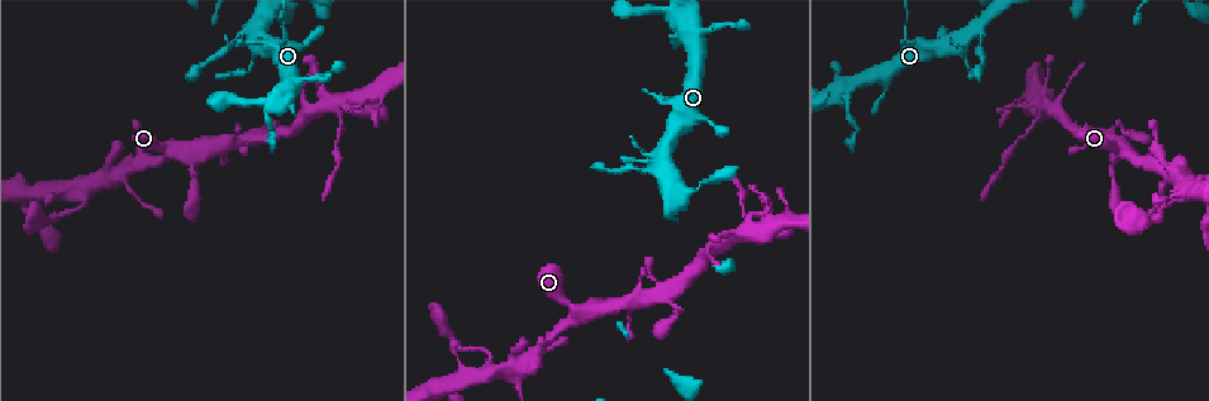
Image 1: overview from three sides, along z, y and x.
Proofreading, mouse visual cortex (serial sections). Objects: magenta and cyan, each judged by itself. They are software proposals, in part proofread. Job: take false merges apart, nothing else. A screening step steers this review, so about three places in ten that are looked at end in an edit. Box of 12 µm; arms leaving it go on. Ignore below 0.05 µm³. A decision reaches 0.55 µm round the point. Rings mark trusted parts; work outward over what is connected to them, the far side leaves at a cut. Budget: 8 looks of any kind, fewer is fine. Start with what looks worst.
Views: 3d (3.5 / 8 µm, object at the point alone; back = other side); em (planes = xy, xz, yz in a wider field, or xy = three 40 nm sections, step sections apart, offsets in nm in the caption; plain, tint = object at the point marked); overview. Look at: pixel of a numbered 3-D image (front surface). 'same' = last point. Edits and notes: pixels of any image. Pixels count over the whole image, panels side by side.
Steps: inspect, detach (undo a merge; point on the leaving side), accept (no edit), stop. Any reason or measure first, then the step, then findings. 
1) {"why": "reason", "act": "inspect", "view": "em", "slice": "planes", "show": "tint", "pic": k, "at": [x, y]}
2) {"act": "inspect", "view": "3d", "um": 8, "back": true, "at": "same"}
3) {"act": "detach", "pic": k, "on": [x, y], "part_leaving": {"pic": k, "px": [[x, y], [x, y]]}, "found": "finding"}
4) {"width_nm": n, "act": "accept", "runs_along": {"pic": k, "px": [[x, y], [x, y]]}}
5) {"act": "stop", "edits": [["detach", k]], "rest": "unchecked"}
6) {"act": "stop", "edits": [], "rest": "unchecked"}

{"why": "three-way junction", "act": "inspect", "view": "3d", "um": 3.5, "pic": 1, "at": [1120, 147]}

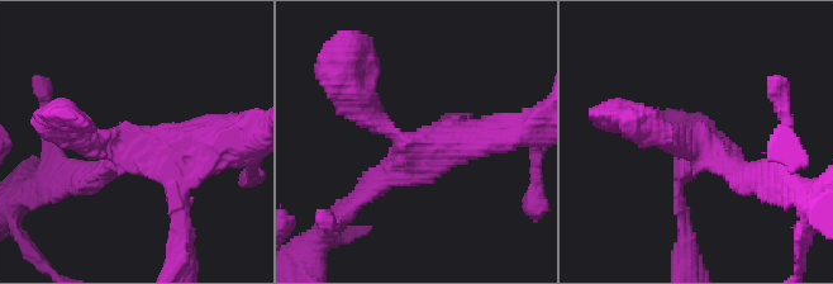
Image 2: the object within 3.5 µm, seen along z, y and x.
{"arms": 3, "arm_widths_nm": [250, 350, 450], "act": "inspect", "view": "em", "slice": "xy", "step": 3, "show": "tint", "pic": 2, "at": [110, 142]}

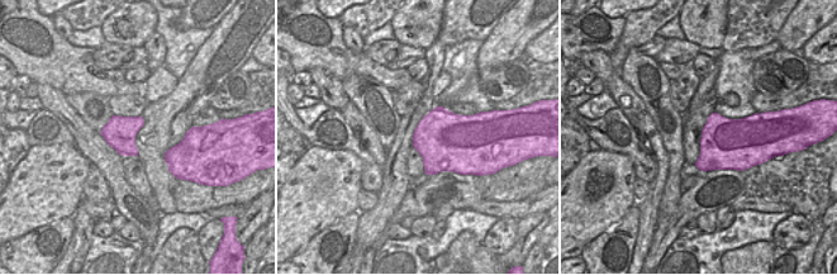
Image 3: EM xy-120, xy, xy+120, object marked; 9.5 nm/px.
{"act": "accept", "runs_along": {"pic": 2, "px": [[341, 77], [403, 146], [474, 140]]}, "found": "continuous, no second cell"}

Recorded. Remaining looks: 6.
{"why": "three arms meet", "act": "inspect", "view": "3d", "um": 3.5, "pic": 1, "at": [667, 165]}

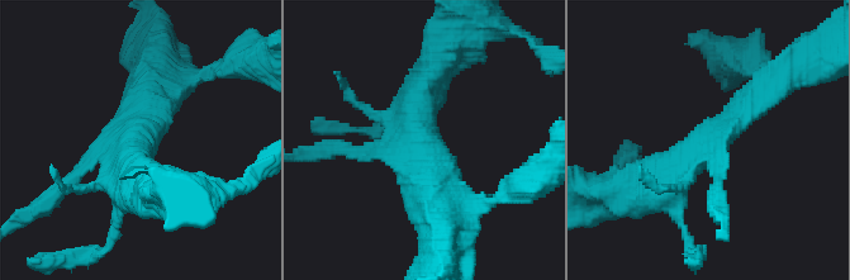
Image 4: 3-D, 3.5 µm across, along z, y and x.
{"act": "inspect", "view": "em", "slice": "xy", "step": 2, "show": "tint", "pic": 4, "at": [705, 147]}

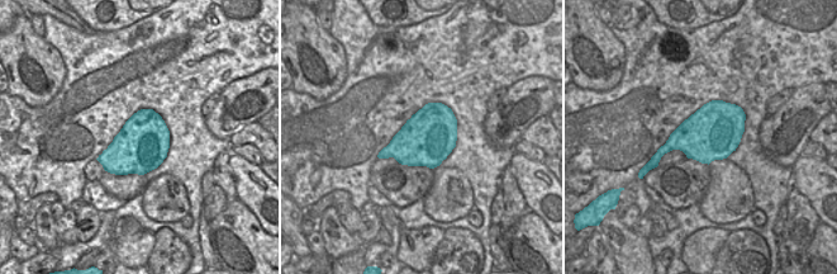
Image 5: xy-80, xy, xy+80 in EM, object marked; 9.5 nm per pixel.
{"act": "accept", "found": "continuous, no second cell"}

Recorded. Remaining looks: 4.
{"why": "looks like a crossing", "act": "inspect", "view": "3d", "um": 3.5, "pic": 1, "at": [1040, 105]}

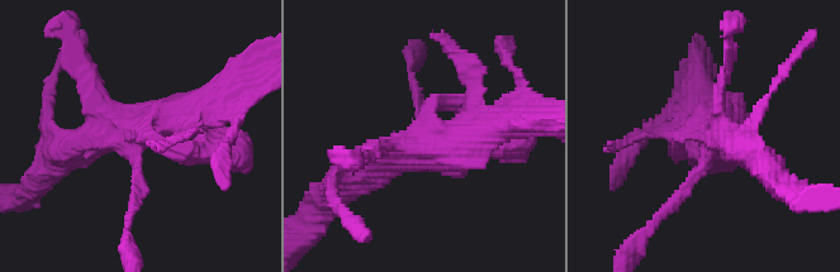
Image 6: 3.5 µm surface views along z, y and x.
{"act": "inspect", "view": "em", "slice": "xy", "step": 3, "show": "tint", "pic": 6, "at": [124, 135]}

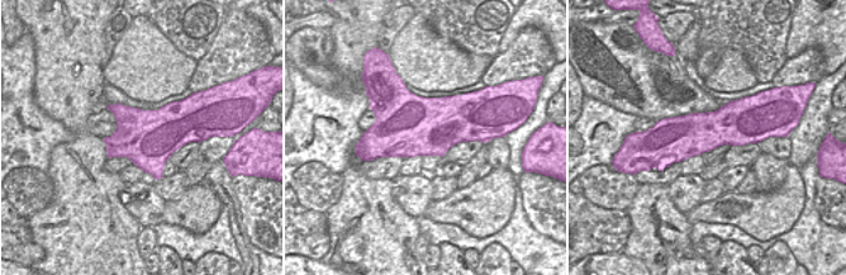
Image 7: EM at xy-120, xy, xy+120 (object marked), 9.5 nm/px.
{"width_nm": 600, "act": "detach", "pic": 6, "on": [674, 208], "part_leaving": {"pic": 6, "px": [[696, 175], [693, 182], [627, 256]]}, "found": "a second cell is stuck on"}

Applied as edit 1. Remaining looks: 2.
{"act": "stop", "edits": [["detach", 6]], "rest": "unchecked"}

